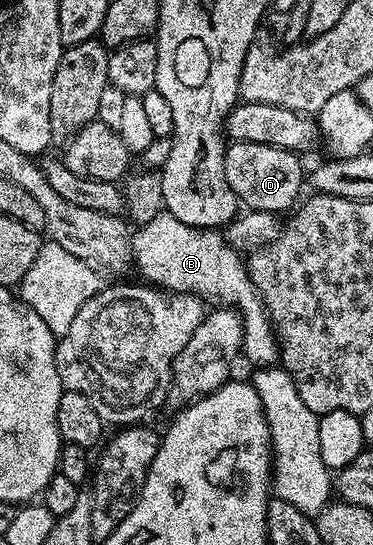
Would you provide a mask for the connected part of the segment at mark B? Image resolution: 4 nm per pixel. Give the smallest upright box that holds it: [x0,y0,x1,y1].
[132,212,280,368]

